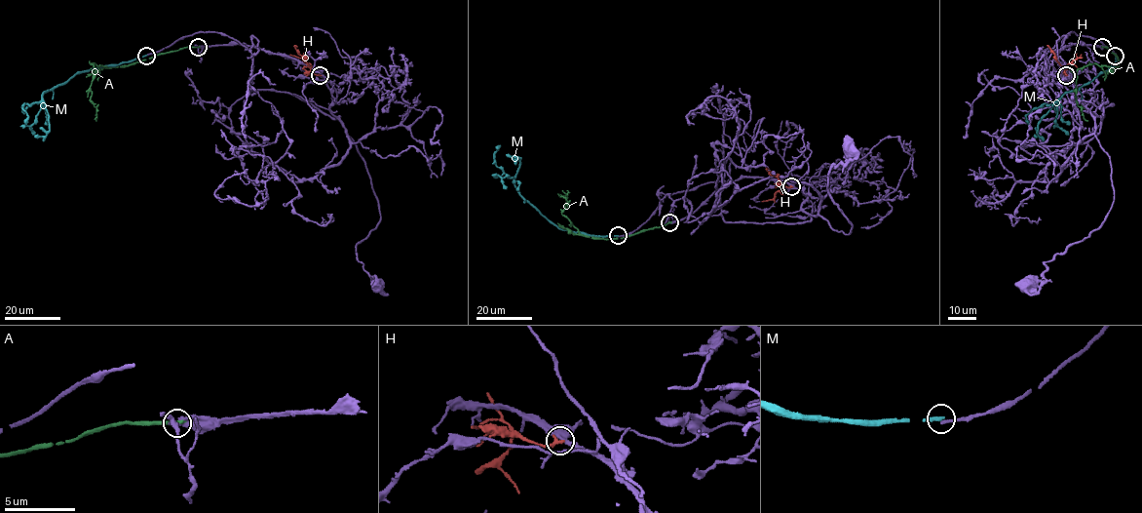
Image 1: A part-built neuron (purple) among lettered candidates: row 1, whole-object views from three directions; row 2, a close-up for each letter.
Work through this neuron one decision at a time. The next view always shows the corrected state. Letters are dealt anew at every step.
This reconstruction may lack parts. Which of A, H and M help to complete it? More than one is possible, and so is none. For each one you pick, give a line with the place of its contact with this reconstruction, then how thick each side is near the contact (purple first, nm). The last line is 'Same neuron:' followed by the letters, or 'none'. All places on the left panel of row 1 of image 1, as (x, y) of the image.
Same neuron: none

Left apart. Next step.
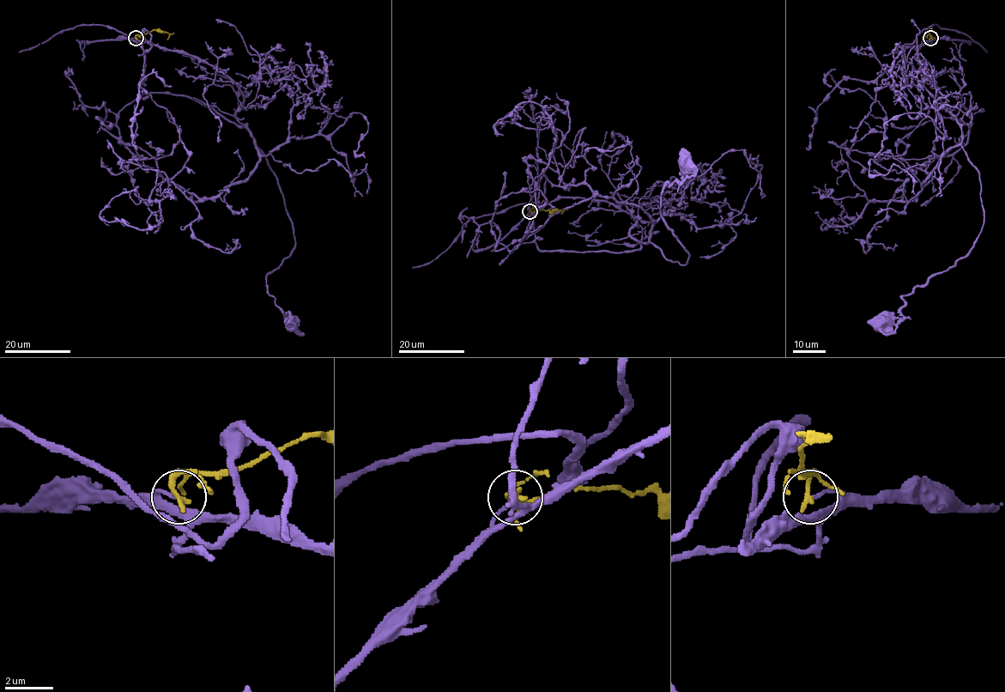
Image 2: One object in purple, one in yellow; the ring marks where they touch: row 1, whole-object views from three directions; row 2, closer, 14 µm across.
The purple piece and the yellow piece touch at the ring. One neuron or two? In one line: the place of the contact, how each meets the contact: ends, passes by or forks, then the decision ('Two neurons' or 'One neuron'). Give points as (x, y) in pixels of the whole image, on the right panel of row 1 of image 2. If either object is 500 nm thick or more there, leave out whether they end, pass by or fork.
Place: (930, 38). At the ring purple ends. At the ring yellow passes by. Two neurons

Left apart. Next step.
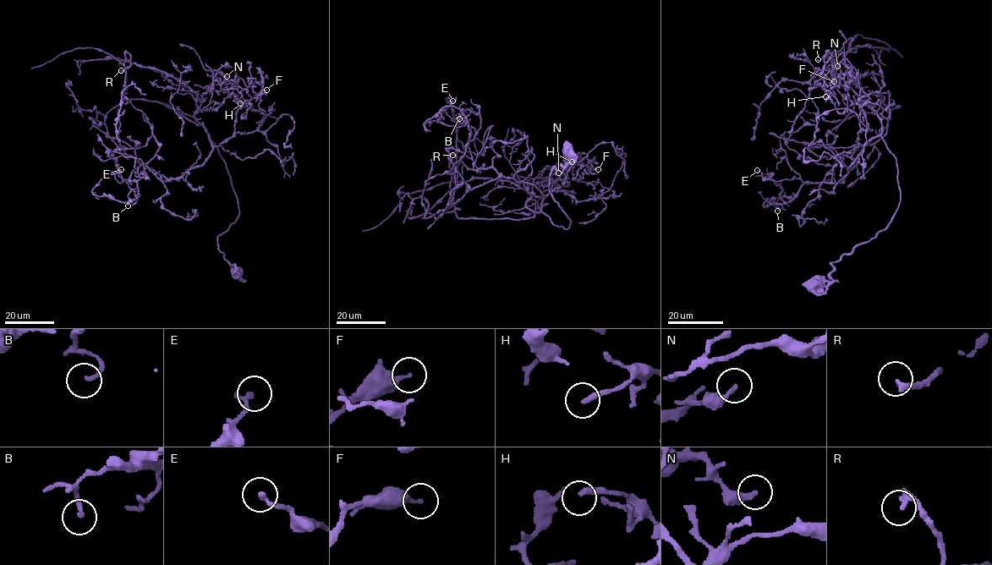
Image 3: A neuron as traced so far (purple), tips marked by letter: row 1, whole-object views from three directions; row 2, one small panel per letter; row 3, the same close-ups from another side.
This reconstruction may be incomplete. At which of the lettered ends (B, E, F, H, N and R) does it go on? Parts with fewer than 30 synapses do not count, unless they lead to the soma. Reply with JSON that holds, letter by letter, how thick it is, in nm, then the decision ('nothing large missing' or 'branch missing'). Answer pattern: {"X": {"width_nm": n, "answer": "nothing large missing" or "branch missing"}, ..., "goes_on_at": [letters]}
{"B": {"width_nm": 170, "answer": "nothing large missing"}, "E": {"width_nm": 220, "answer": "nothing large missing"}, "F": {"width_nm": 340, "answer": "nothing large missing"}, "H": {"width_nm": 240, "answer": "nothing large missing"}, "N": {"width_nm": 220, "answer": "nothing large missing"}, "R": {"width_nm": 280, "answer": "branch missing"}, "goes_on_at": ["R"]}

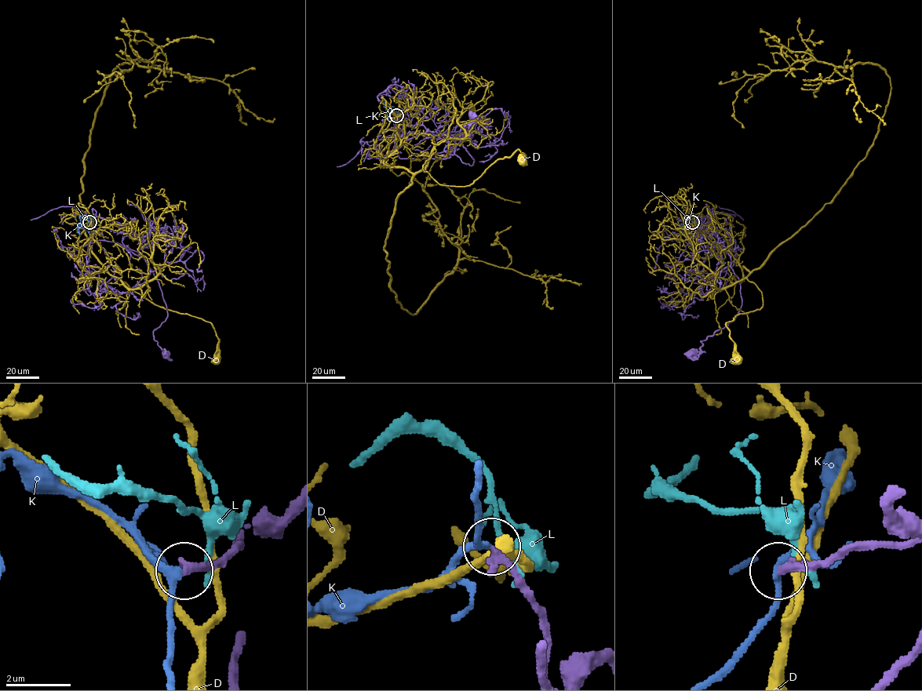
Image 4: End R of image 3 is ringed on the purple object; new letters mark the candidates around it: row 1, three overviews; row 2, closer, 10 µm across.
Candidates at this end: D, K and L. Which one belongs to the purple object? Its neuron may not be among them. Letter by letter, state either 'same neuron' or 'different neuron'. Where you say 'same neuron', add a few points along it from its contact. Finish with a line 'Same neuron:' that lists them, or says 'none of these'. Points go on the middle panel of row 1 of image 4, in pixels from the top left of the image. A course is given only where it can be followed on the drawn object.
D: different neuron
K: same neuron; it runs (396, 115), (386, 118), (386, 104)
L: different neuron
Same neuron: K

